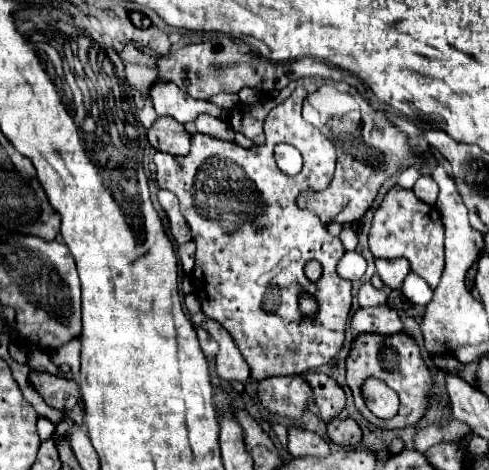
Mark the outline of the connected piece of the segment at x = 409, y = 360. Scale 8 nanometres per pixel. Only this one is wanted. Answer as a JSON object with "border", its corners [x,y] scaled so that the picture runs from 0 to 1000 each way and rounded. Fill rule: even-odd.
{"border":[[[734,711],[722,732],[718,745],[710,753],[710,821],[722,834],[722,851],[730,872],[771,911],[783,915],[808,915],[808,911],[824,911],[824,906],[840,906],[849,902],[869,868],[873,868],[873,838],[881,826],[881,791],[877,779],[869,774],[869,766],[861,762],[857,736],[849,732],[849,723],[840,723],[832,711],[808,711],[808,715],[775,715],[775,711]],[[751,804],[775,804],[783,809],[800,830],[812,834],[820,864],[812,885],[783,894],[771,889],[755,877],[755,868],[746,864],[746,851],[738,843],[738,821]]]}

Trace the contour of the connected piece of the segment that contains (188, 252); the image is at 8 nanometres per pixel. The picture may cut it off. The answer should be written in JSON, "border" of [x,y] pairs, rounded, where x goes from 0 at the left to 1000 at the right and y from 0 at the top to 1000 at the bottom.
{"border":[[[399,515],[370,519],[362,528],[362,545],[366,545],[366,557],[370,557],[374,574],[387,583],[395,574],[395,553],[399,553]]]}

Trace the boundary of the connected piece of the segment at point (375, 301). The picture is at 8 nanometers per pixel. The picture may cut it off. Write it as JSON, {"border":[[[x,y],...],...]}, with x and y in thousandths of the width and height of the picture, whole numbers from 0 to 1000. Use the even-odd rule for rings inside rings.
{"border":[[[742,604],[730,621],[730,643],[738,655],[746,651],[775,651],[791,643],[791,621],[787,617],[771,617],[759,604]]]}

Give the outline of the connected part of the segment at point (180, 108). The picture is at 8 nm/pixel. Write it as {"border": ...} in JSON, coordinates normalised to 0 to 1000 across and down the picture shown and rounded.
{"border":[[[321,170],[309,183],[309,213],[313,213],[321,247],[350,247],[370,264],[399,260],[407,243],[431,243],[440,251],[464,247],[464,234],[423,213],[399,213],[350,174]]]}

